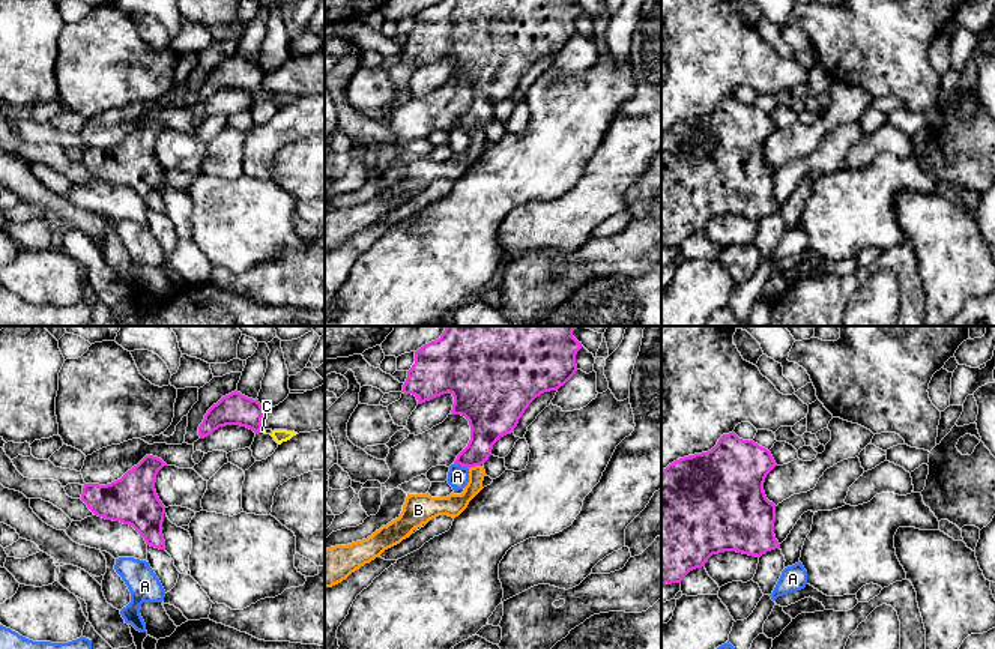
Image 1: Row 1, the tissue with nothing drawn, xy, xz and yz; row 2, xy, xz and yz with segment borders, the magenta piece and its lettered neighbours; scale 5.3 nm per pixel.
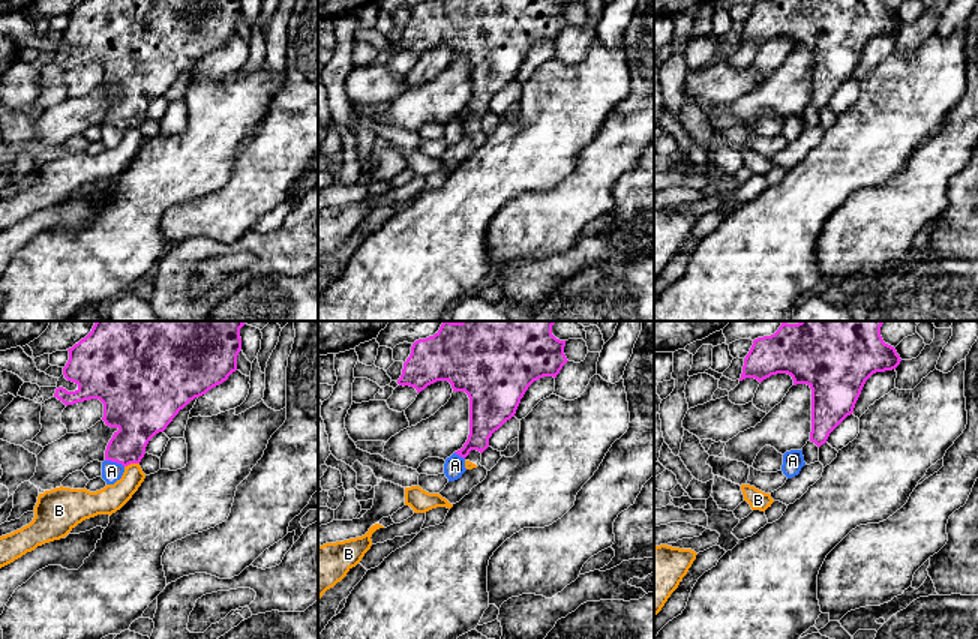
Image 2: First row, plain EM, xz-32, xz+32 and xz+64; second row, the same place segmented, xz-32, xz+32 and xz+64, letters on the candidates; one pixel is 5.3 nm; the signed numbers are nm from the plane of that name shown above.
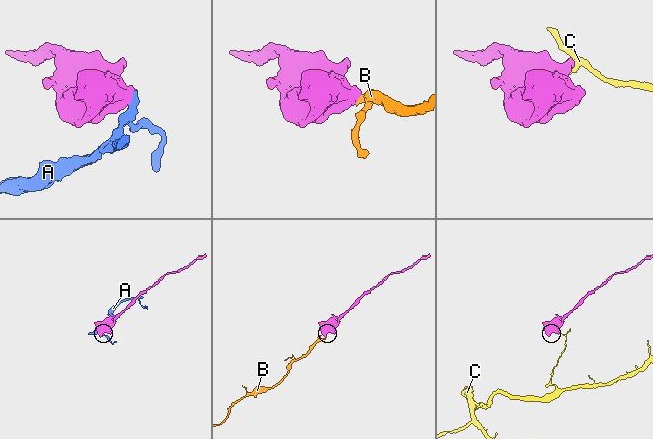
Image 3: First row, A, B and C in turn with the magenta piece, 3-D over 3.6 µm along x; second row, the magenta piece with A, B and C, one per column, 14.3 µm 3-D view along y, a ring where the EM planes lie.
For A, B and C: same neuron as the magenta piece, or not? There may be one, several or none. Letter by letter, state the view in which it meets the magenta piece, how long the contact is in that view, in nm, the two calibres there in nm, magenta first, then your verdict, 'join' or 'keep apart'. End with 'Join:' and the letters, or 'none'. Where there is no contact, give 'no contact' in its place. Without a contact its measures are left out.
A: meets magenta in xz; contact 90 nm long; 190 nm thick on the magenta side, 110 nm on the other; keep apart
B: meets magenta in xz; contact 70 nm long; 200 nm thick on the magenta side, 120 nm on the other; keep apart
C: meets magenta in xy; contact 30 nm long; 180 nm thick on the magenta side, 20 nm on the other; keep apart
Join: none

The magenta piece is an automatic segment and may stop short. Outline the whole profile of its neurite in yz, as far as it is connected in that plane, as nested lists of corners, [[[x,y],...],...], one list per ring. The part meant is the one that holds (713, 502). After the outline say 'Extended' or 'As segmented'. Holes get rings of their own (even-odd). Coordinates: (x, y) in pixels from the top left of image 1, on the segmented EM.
[[[732,431],[723,434],[711,451],[679,458],[661,470],[661,584],[681,583],[712,554],[736,551],[761,557],[780,548],[774,535],[776,505],[764,491],[765,478],[776,466],[768,449]]]. As segmented

